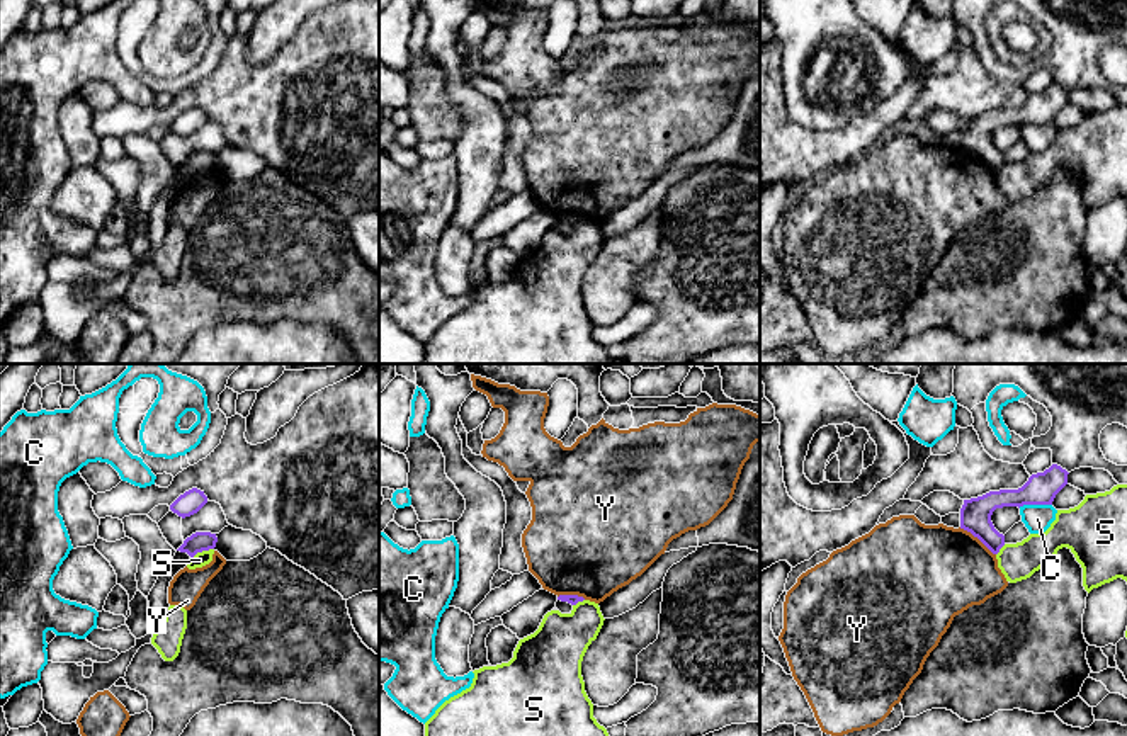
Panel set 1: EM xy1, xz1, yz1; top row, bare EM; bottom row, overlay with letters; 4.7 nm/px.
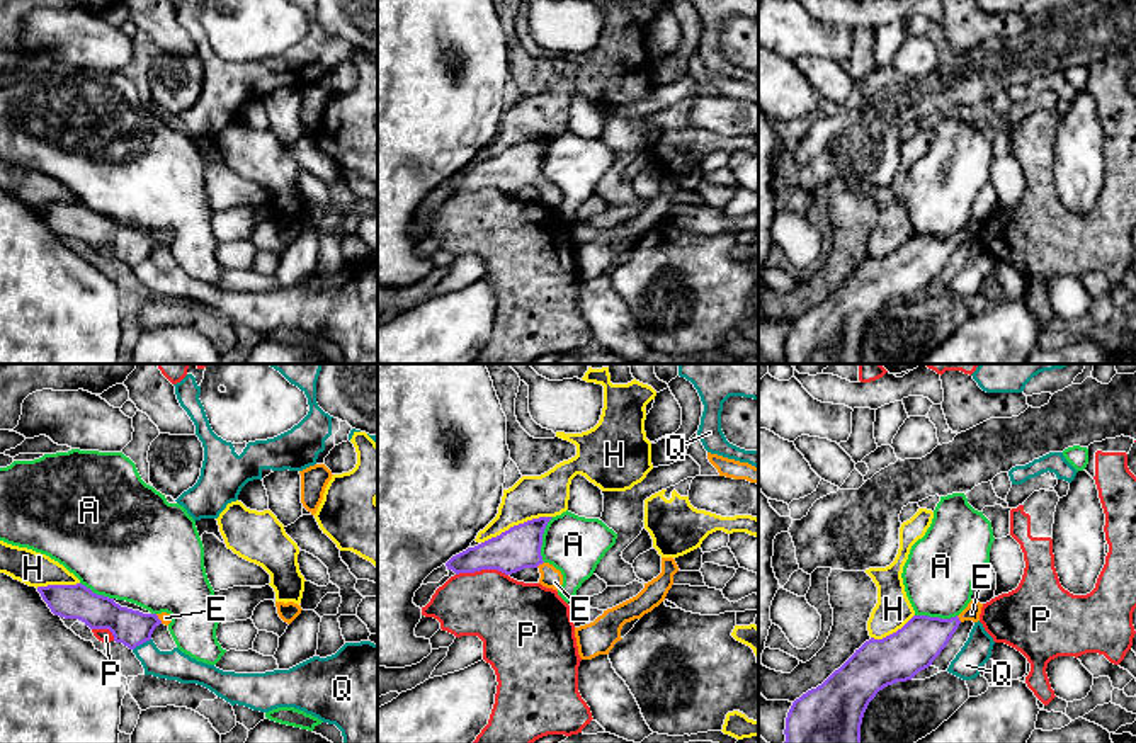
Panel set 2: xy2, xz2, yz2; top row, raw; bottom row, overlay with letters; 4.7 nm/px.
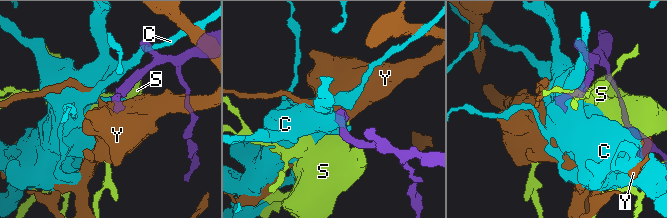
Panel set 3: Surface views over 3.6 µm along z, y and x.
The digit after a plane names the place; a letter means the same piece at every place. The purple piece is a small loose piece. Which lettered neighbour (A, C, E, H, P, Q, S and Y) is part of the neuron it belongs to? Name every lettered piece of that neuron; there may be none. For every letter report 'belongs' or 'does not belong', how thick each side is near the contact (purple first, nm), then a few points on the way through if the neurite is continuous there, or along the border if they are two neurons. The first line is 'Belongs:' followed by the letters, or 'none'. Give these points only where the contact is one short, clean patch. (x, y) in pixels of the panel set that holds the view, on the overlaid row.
Belongs: E
A: does not belong; calibres 200 and 280 nm
C: does not belong; calibres 150 and 140 nm; border yz1 (1051, 503), (1024, 503), (1019, 507)
E: belongs; calibres 200 and 100 nm; way xz2 (517, 548), (539, 563), (550, 577)
H: does not belong; calibres 200 and 200 nm
P: does not belong; calibres 200 and 340 nm
Q: does not belong; calibres 170 and 140 nm; border xy2 (150, 638), (133, 650)
S: does not belong; calibres 100 and 70 nm; border xy1 (213, 548), (198, 551), (191, 558)
Y: does not belong; calibres 140 and 440 nm; border yz1 (959, 527), (976, 536), (995, 554)

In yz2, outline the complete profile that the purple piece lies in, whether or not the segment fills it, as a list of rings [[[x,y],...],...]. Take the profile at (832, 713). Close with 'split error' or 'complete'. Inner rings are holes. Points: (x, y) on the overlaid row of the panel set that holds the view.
[[[971,600],[956,617],[913,615],[901,629],[883,638],[871,638],[835,670],[821,685],[796,699],[786,717],[784,743],[861,743],[861,724],[869,702],[879,690],[896,682],[912,680],[929,668],[947,646],[964,621],[980,621],[983,604]]]; split error

